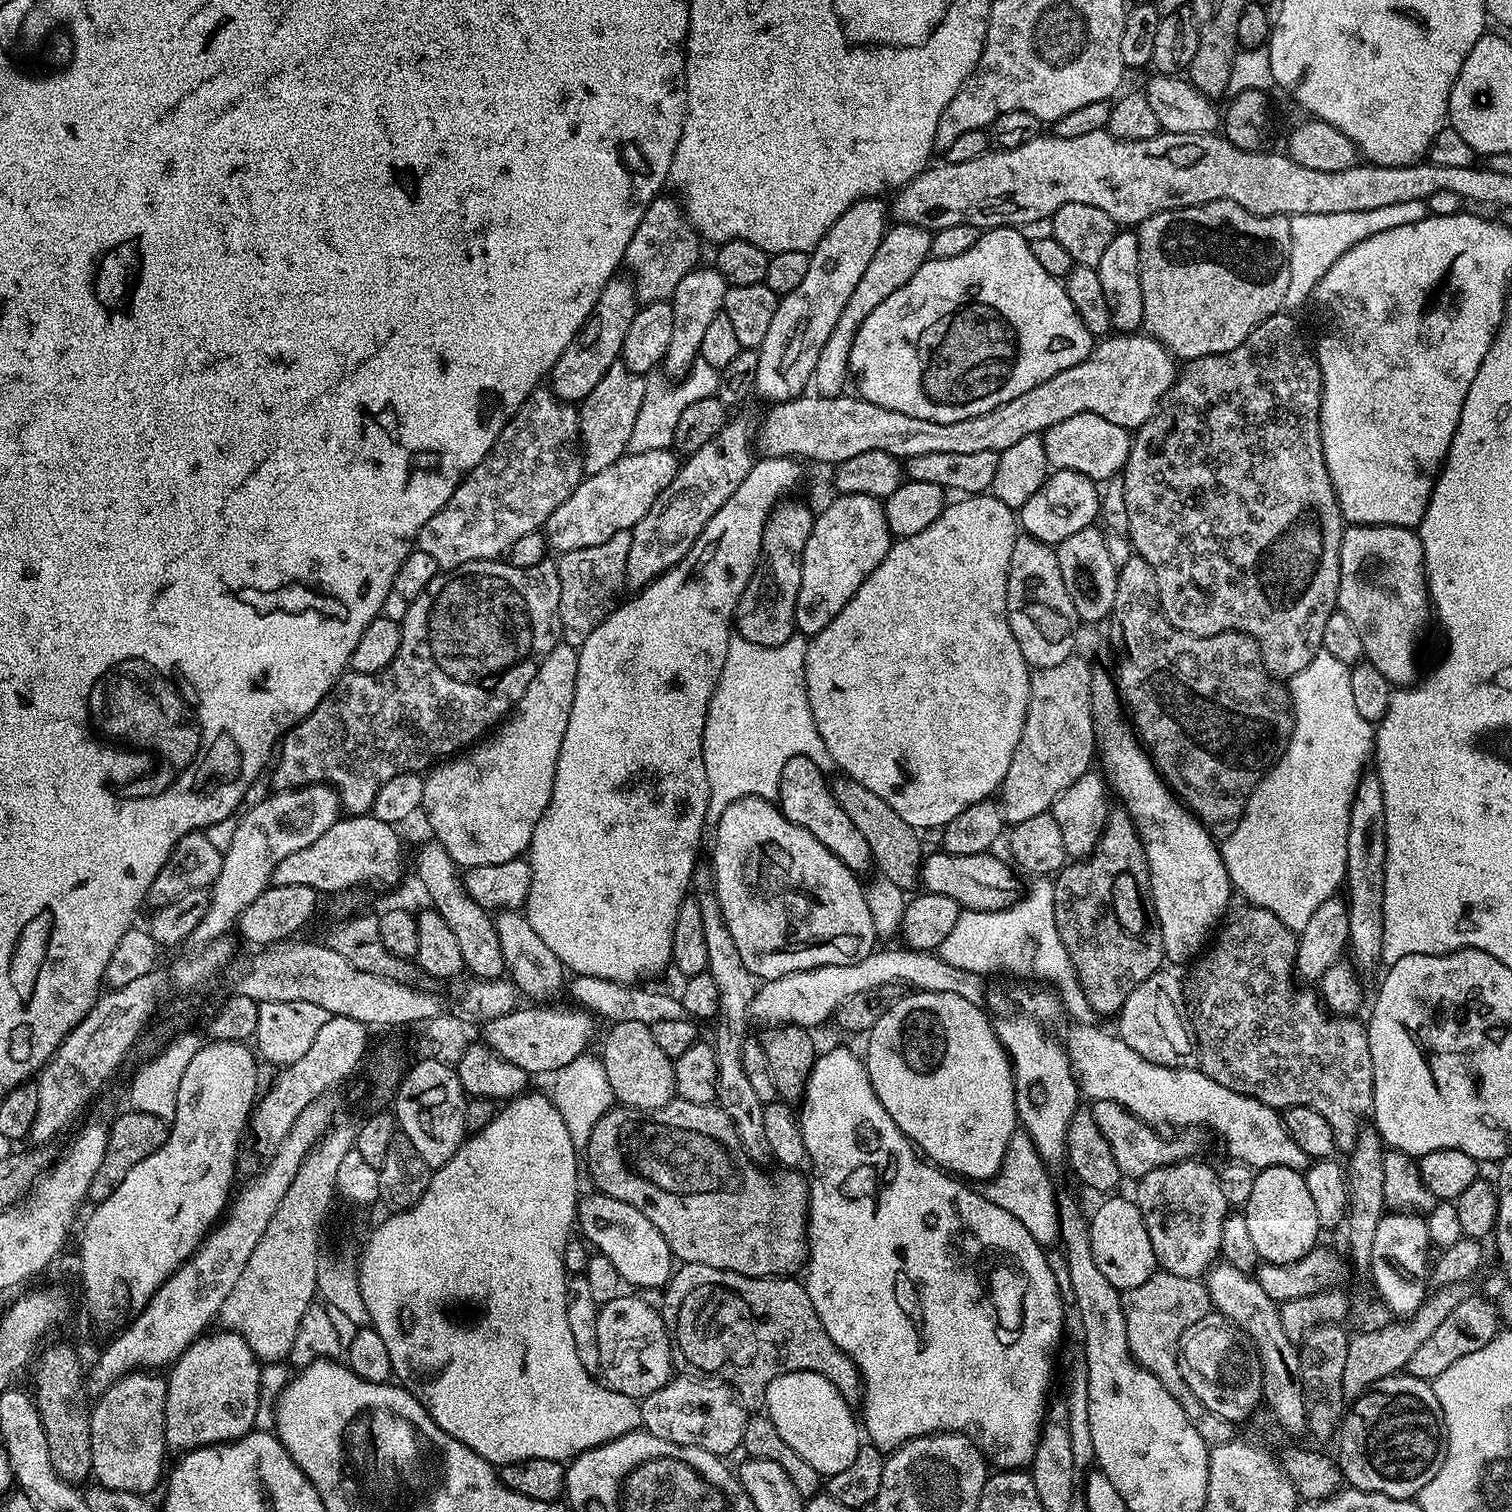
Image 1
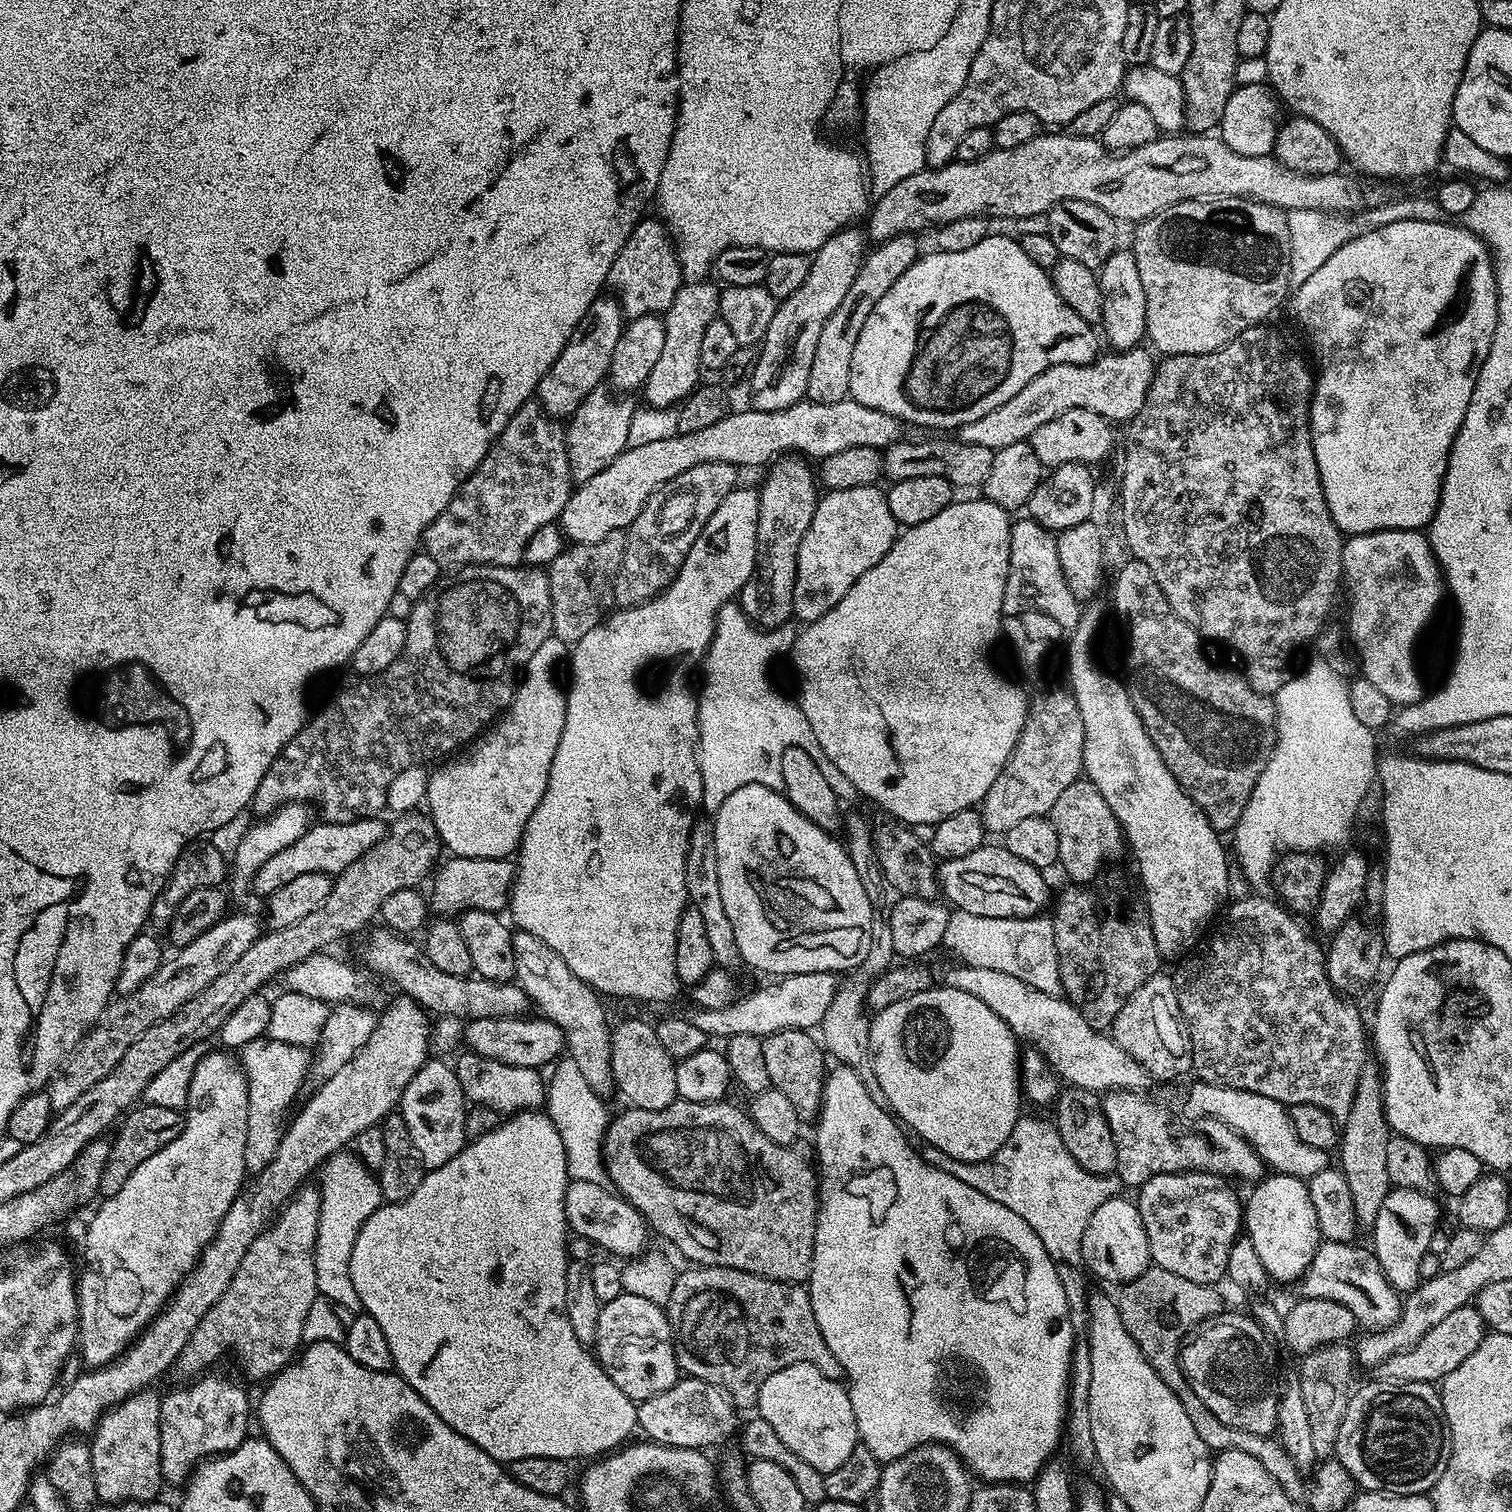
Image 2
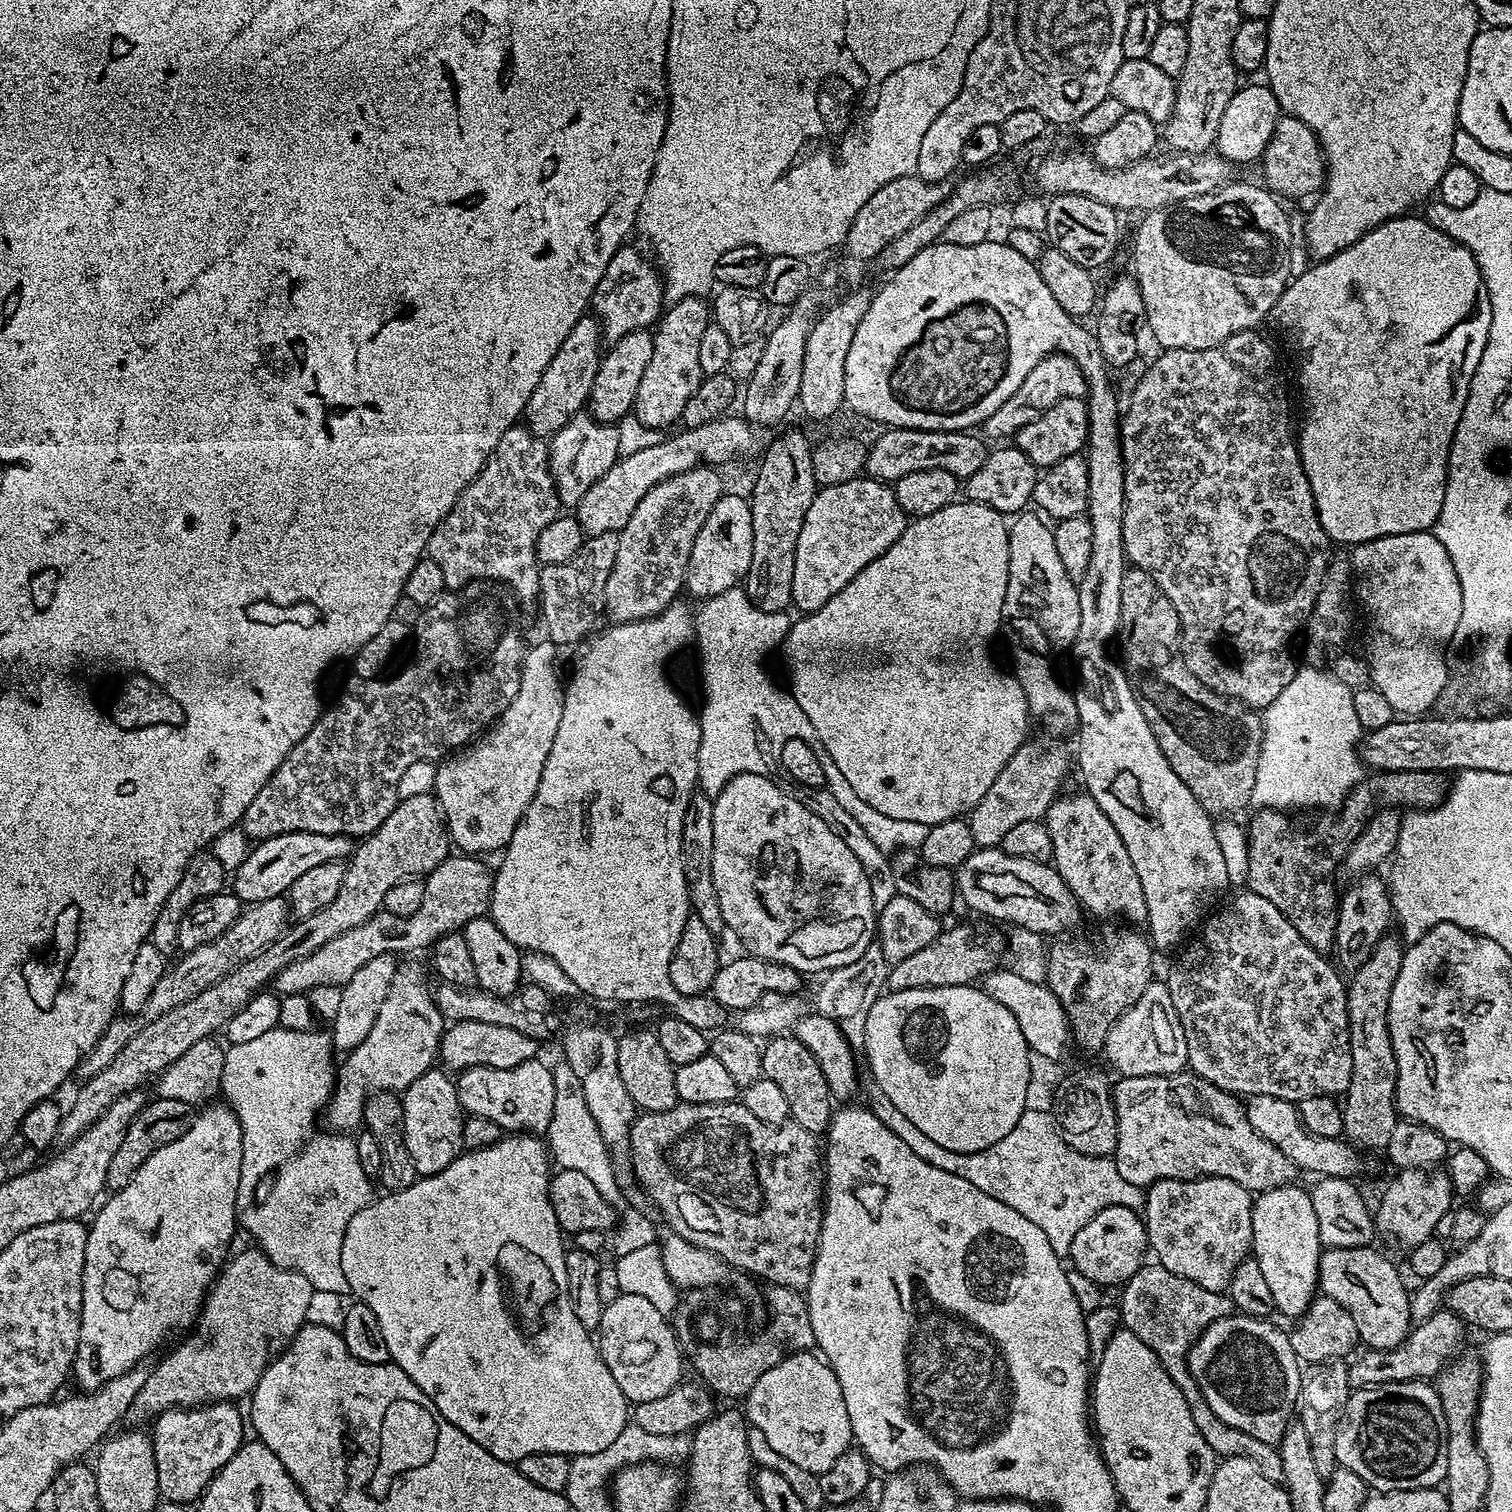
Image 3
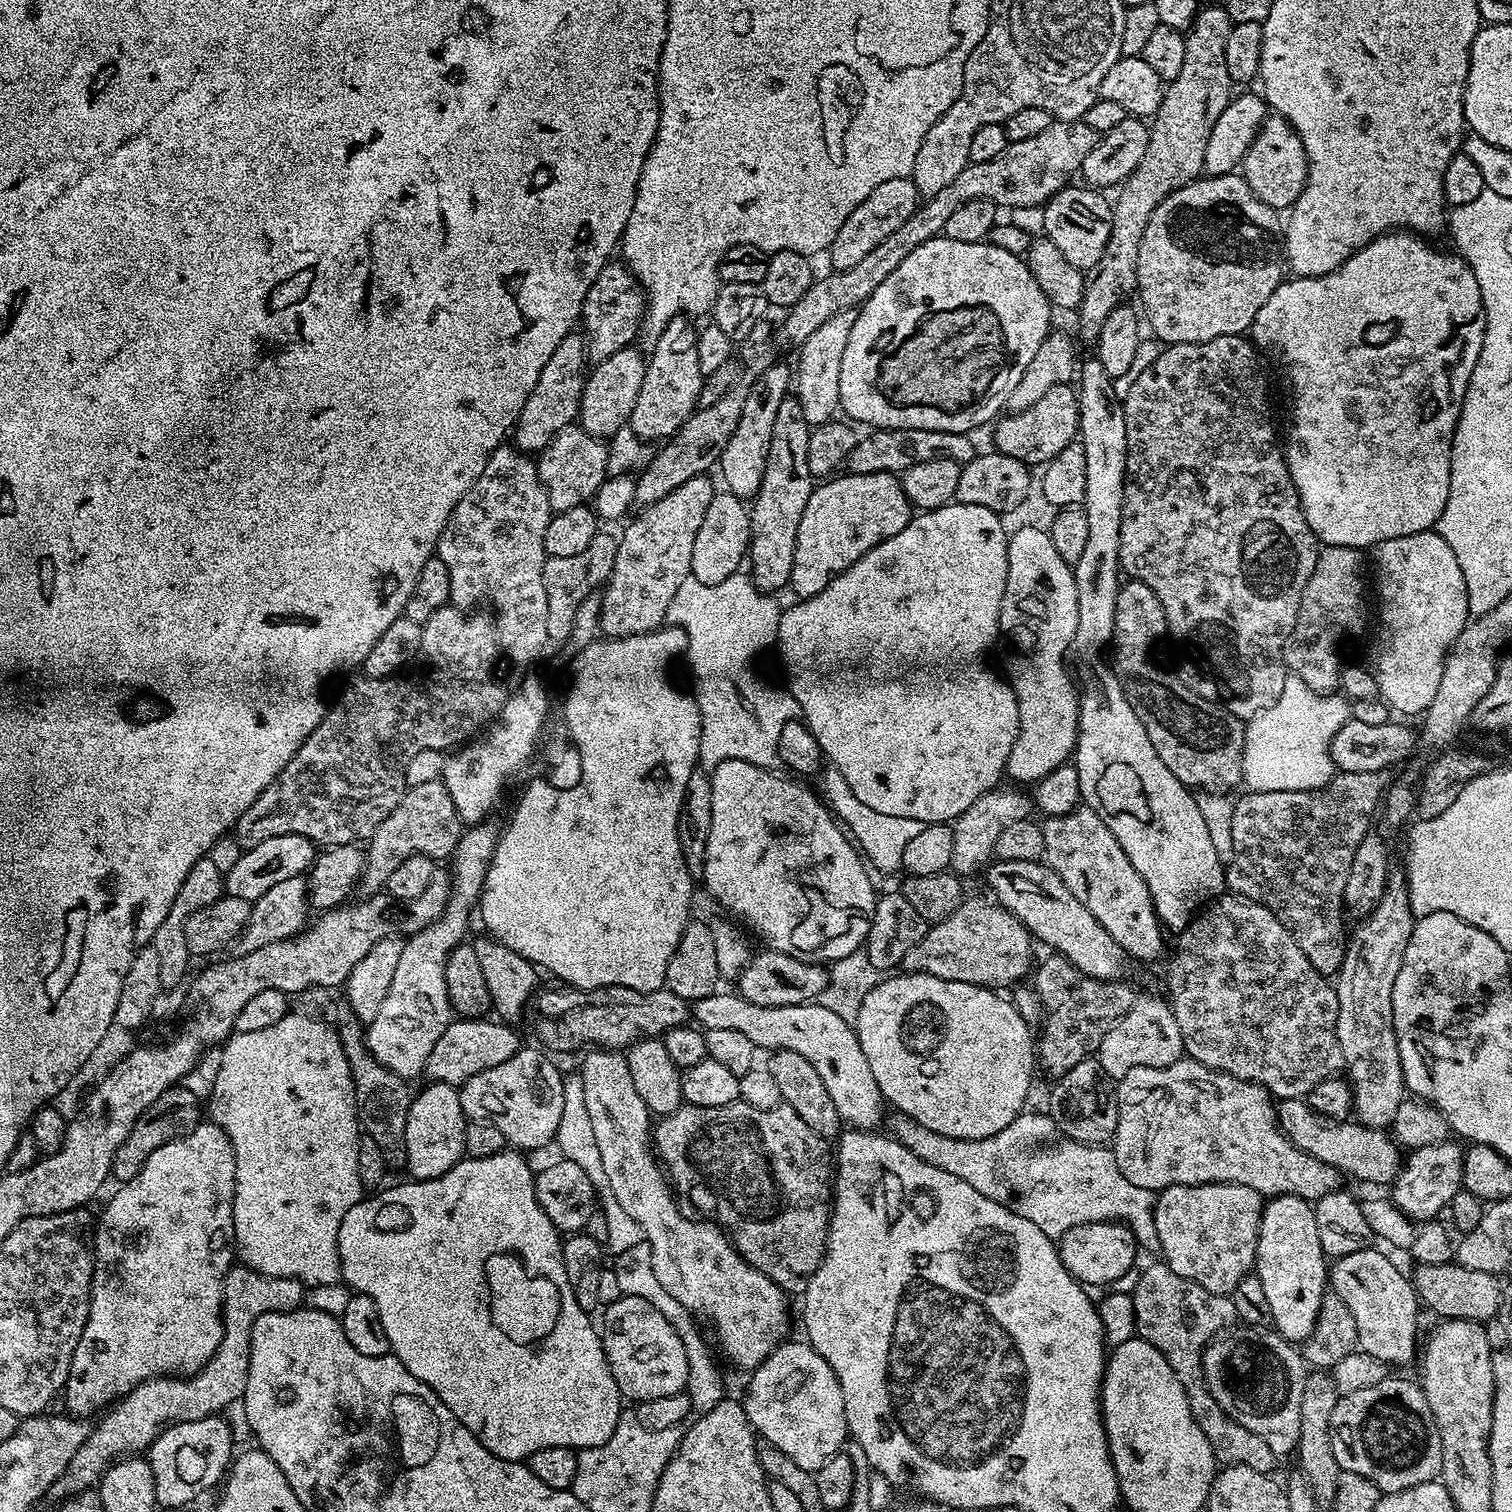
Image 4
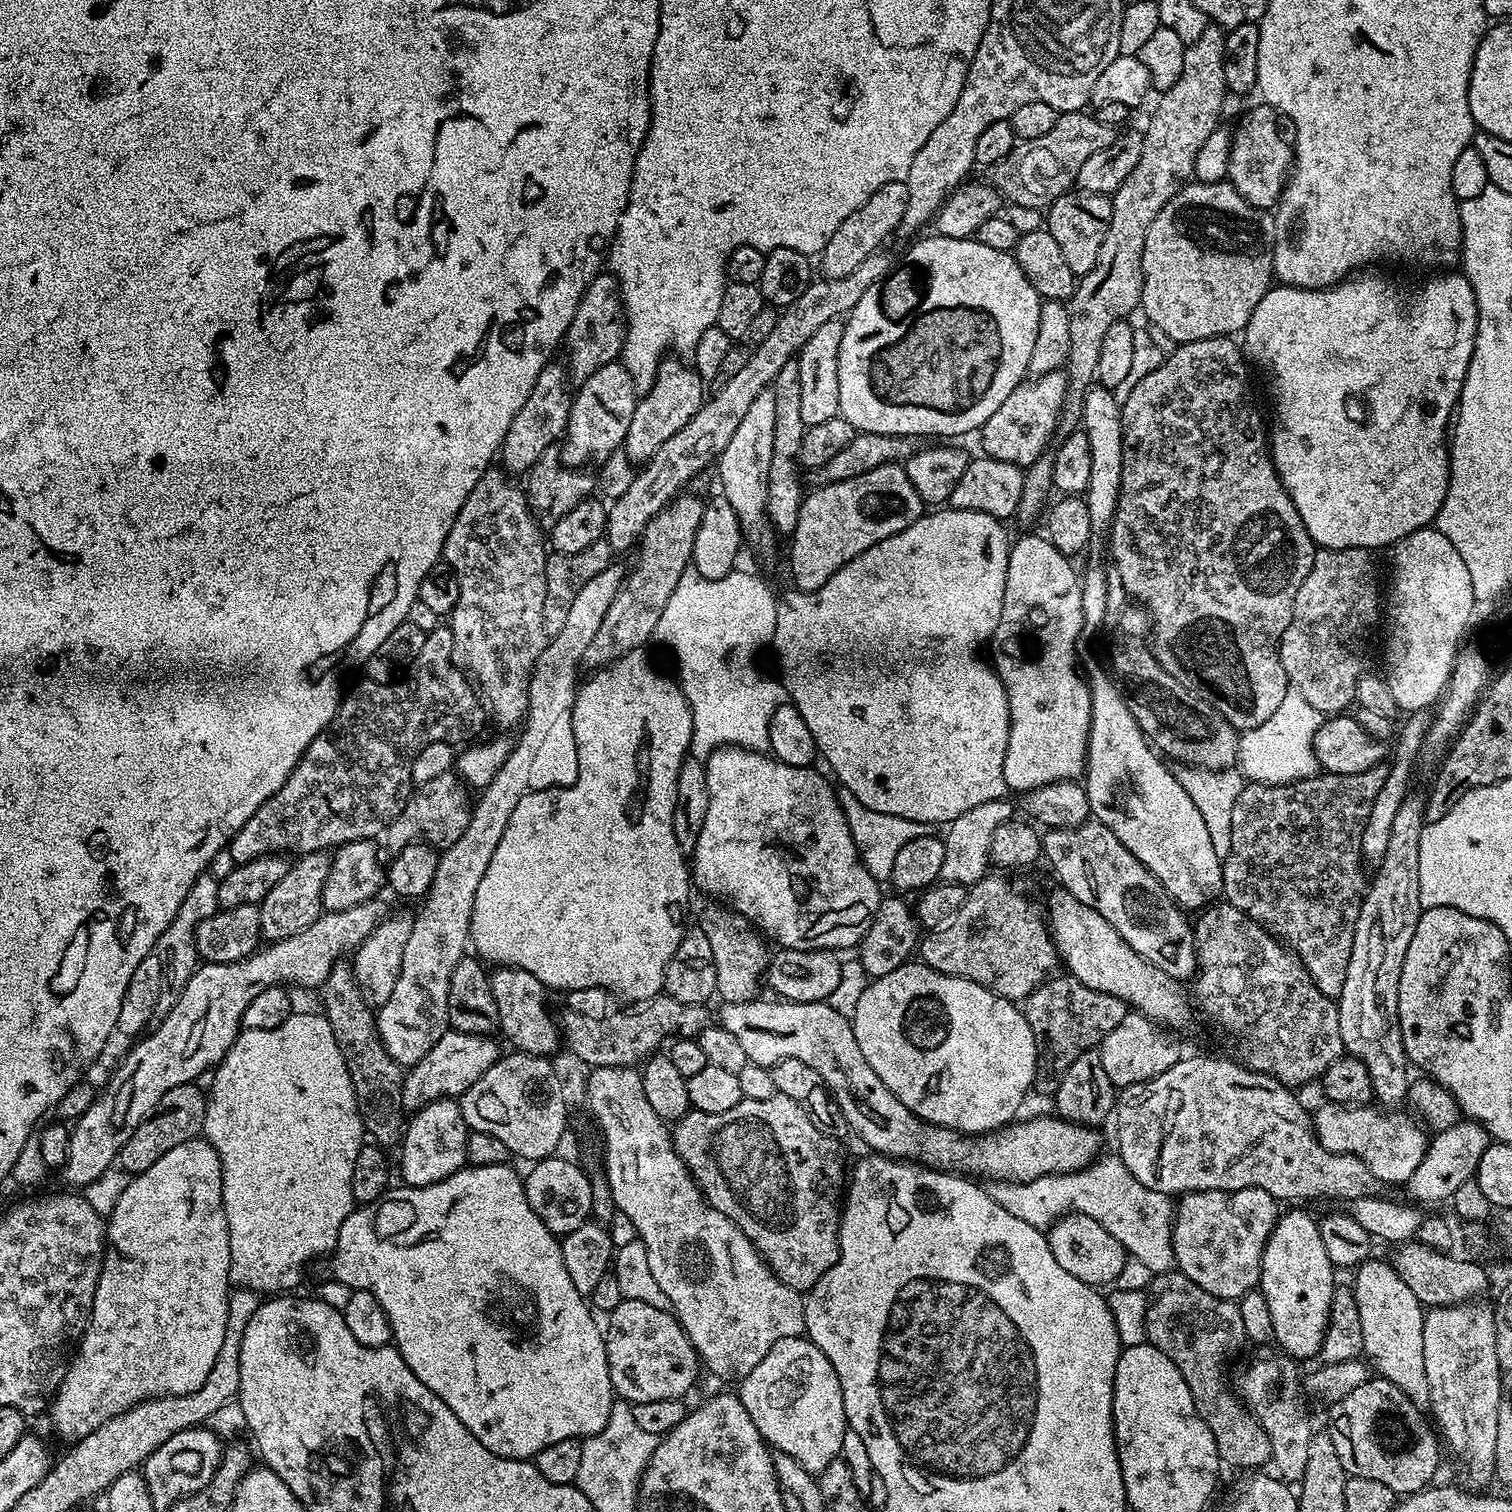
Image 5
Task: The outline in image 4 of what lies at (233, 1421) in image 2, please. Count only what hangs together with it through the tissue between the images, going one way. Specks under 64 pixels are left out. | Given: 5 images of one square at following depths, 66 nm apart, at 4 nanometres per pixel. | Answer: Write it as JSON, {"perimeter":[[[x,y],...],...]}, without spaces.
{"perimeter":[[[219,1415],[207,1416],[194,1422],[169,1424],[159,1432],[146,1450],[146,1459],[154,1474],[154,1494],[157,1505],[164,1508],[184,1508],[207,1488],[225,1479],[234,1459],[232,1427]]]}

